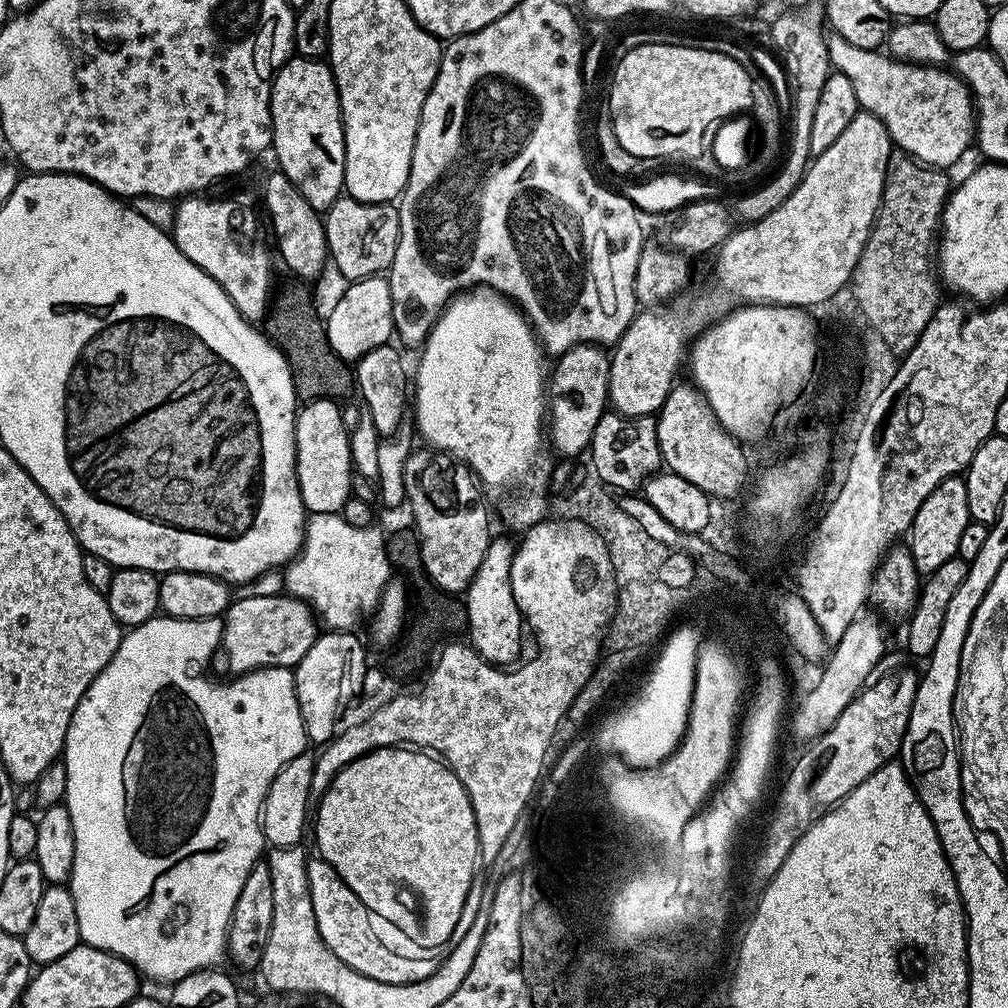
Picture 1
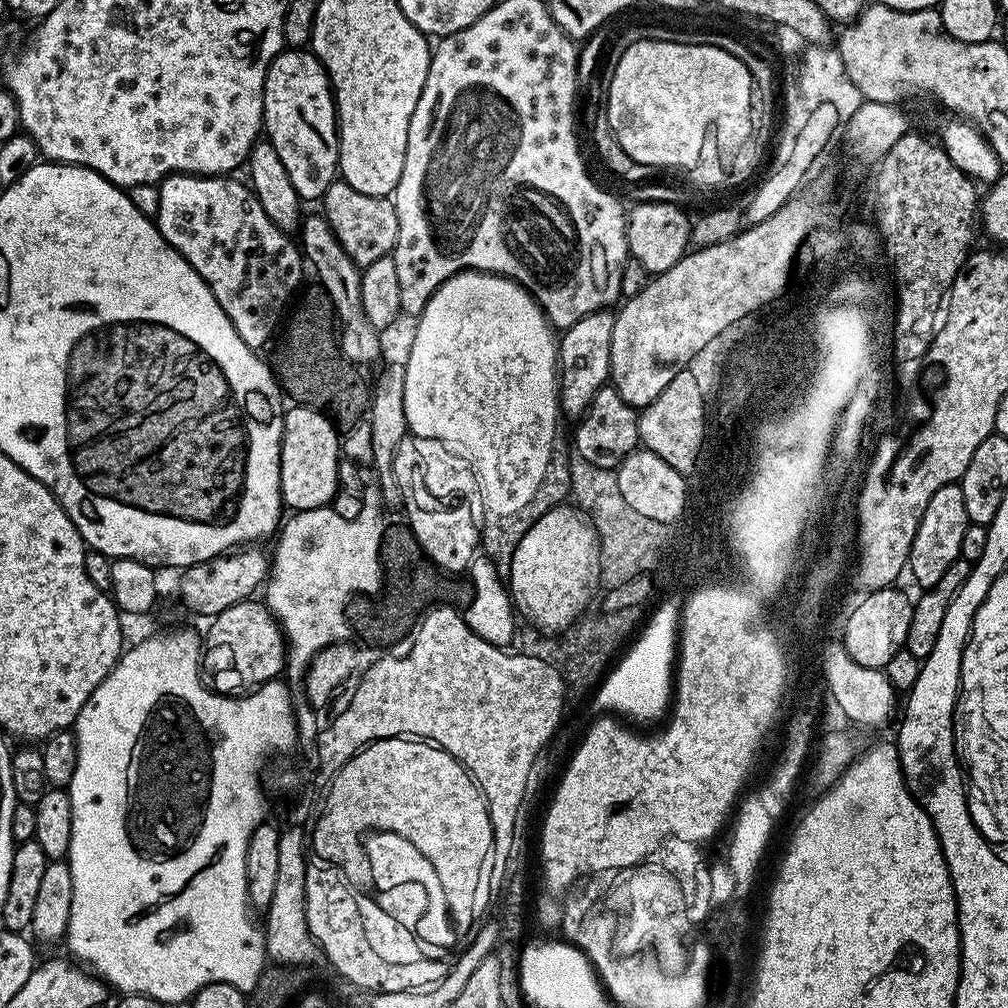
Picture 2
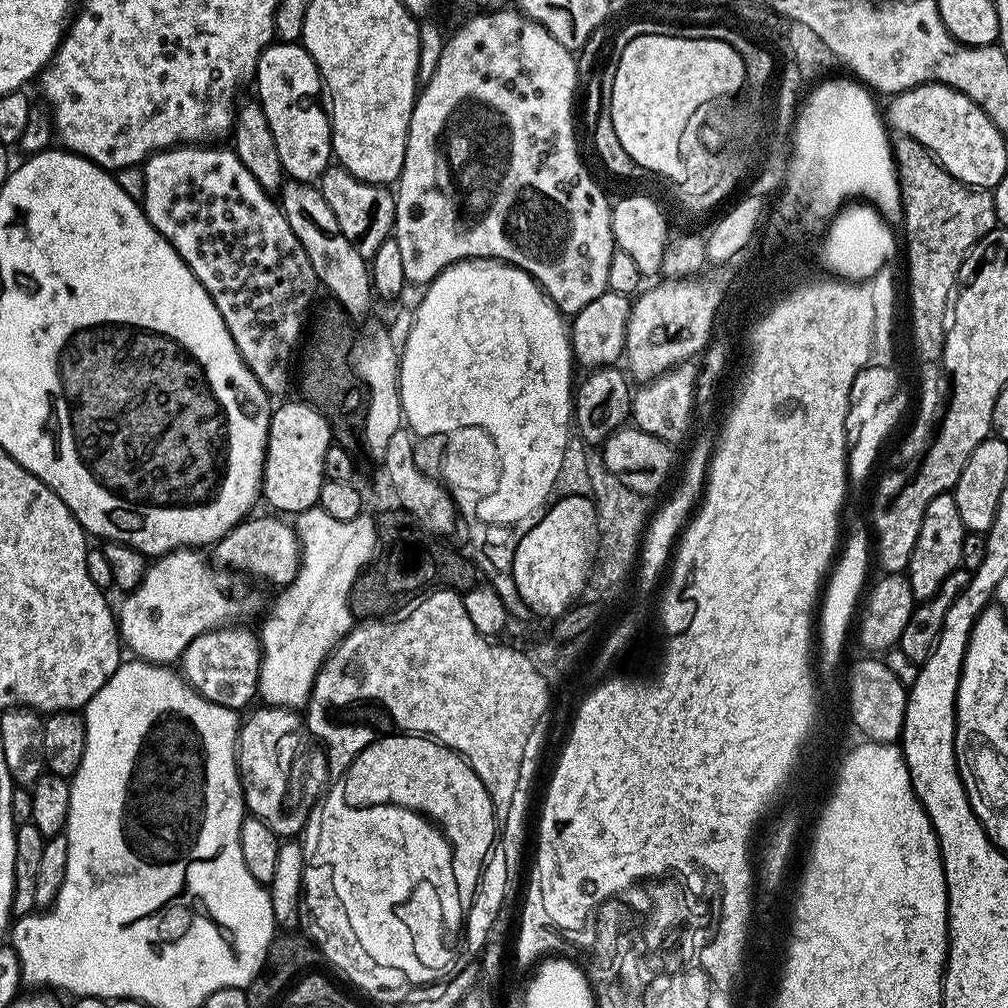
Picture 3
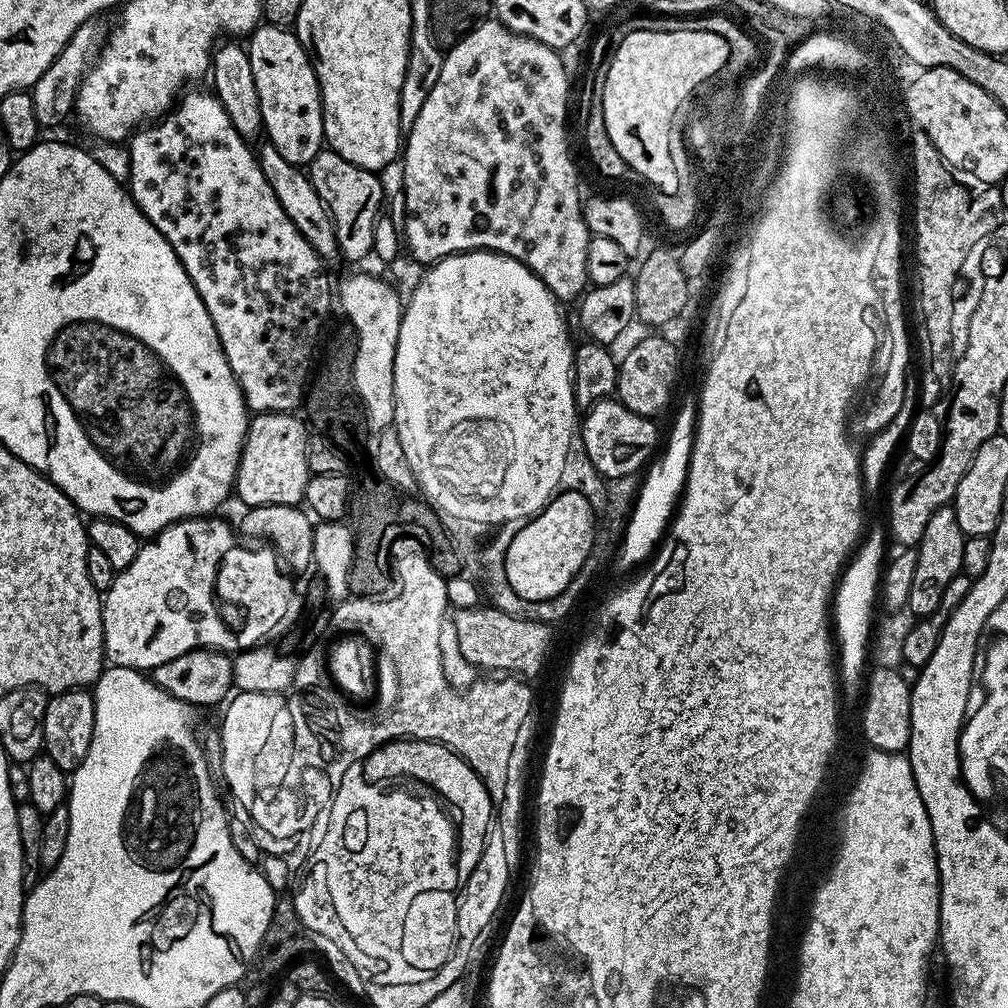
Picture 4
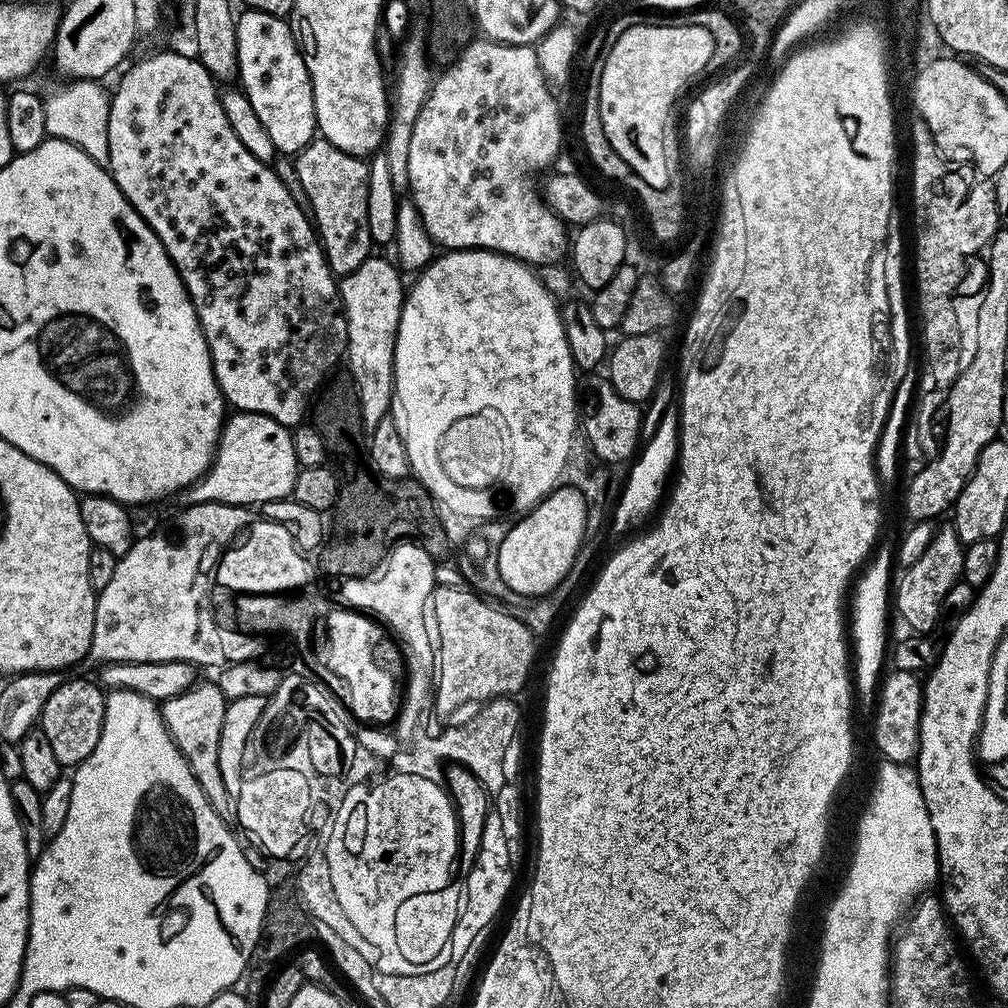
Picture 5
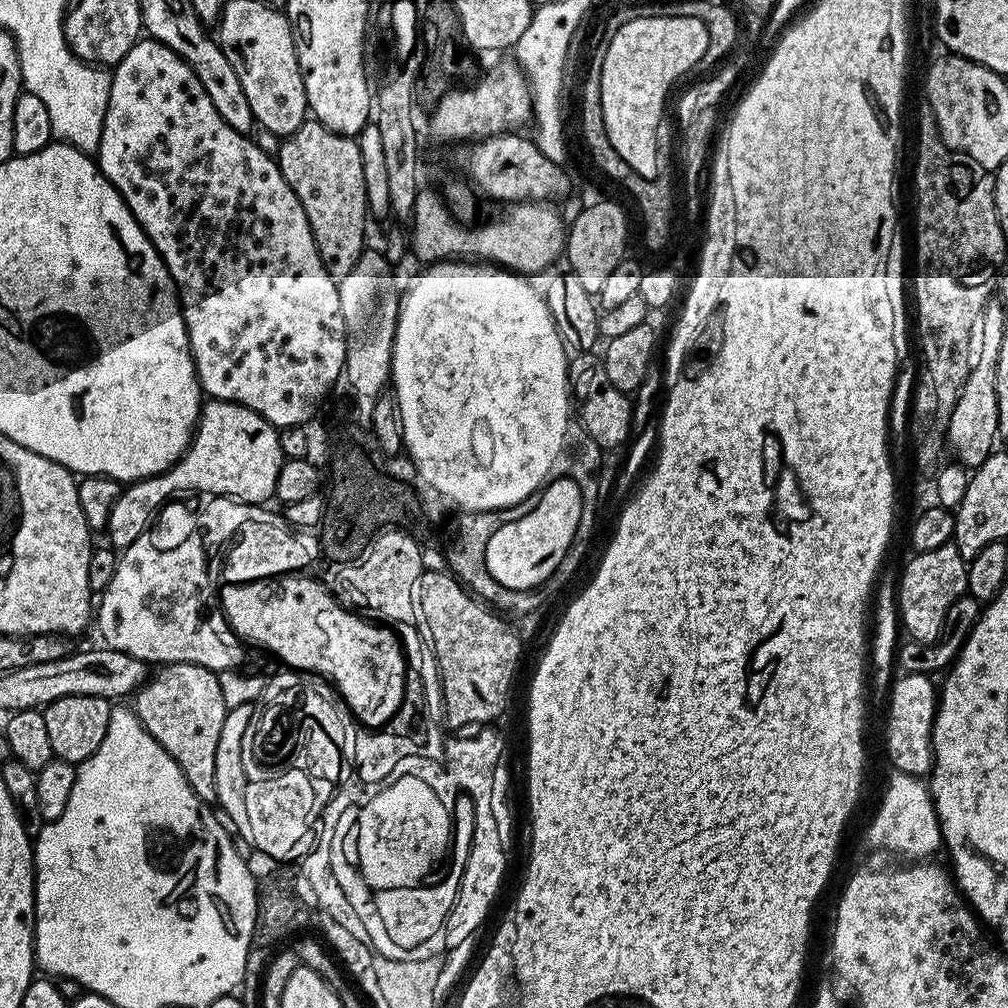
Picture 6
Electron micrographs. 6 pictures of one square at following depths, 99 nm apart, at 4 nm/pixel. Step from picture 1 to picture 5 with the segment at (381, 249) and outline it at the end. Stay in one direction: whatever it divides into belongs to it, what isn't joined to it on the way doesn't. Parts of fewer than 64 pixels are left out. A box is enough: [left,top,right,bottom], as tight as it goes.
[294,138,374,278]

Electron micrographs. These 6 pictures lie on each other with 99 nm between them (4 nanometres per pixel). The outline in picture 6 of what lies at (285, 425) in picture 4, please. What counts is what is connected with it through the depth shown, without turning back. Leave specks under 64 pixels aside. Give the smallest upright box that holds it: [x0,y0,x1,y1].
[107,399,285,550]

